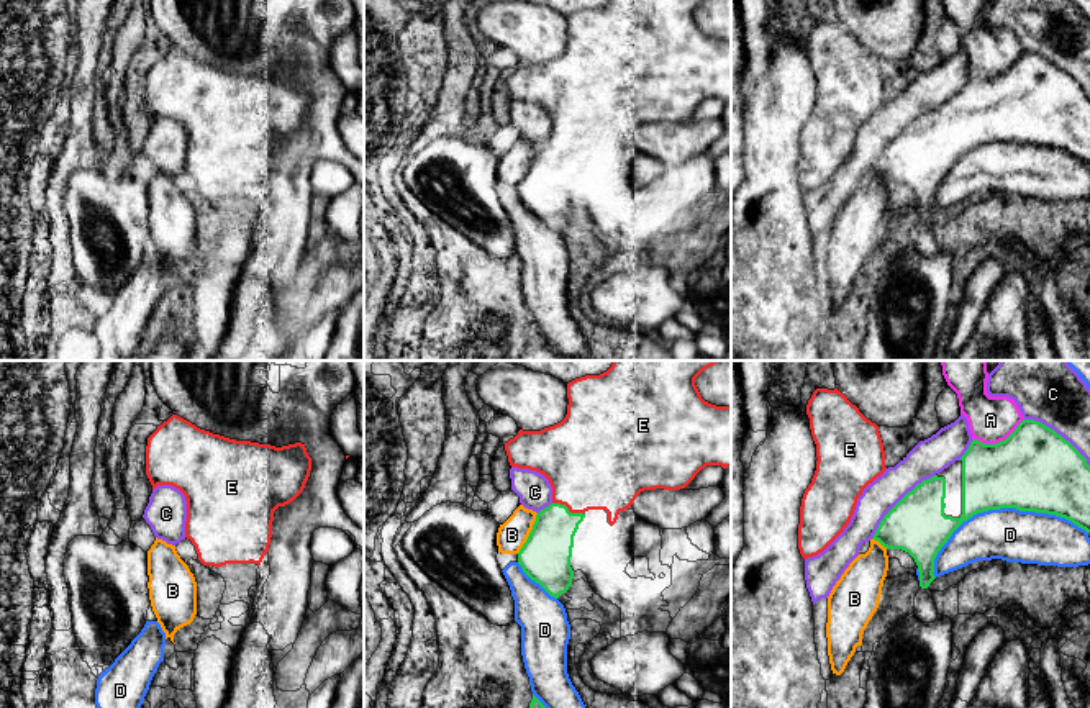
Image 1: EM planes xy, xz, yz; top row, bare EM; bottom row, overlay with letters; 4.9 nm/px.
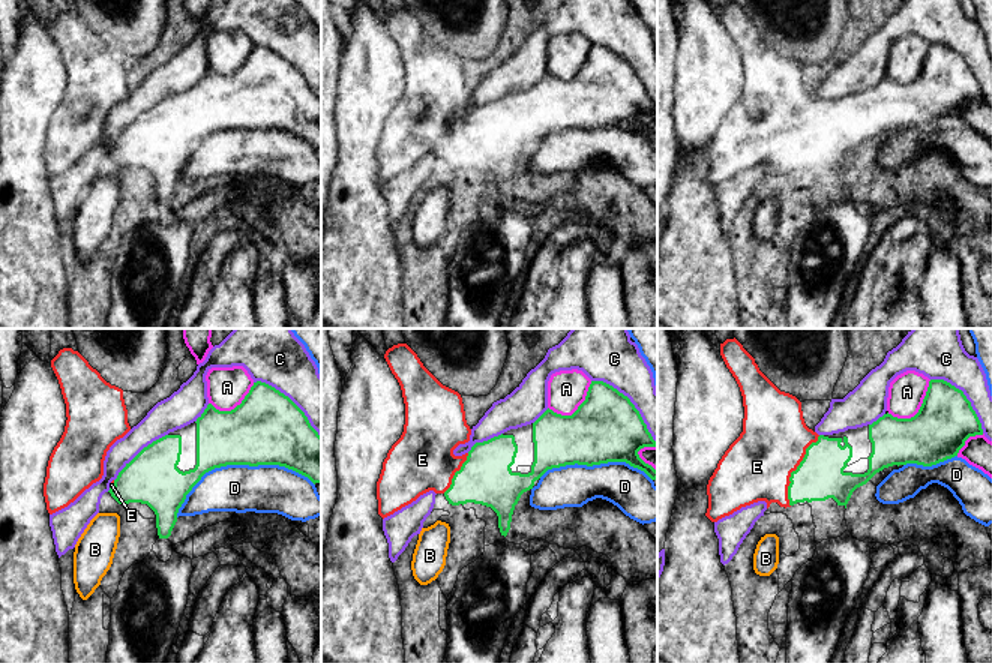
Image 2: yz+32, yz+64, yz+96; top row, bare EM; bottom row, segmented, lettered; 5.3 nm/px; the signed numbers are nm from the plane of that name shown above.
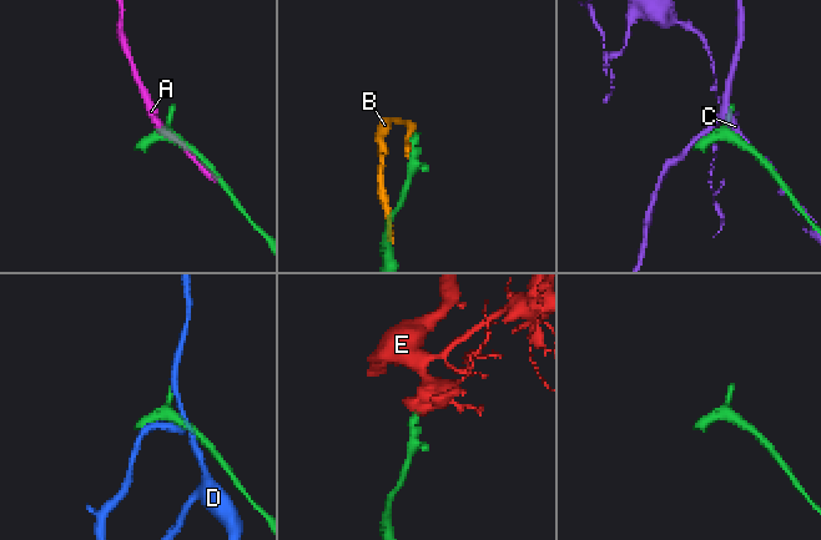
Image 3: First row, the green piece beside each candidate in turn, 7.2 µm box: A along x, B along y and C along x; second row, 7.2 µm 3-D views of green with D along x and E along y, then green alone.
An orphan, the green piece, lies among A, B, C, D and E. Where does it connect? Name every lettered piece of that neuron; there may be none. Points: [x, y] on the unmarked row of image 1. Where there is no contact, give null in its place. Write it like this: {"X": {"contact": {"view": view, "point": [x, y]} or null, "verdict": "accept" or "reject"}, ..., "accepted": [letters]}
{"A": {"contact": {"view": "yz", "point": [1000, 74]}, "verdict": "reject"}, "B": {"contact": {"view": "xz", "point": [530, 166]}, "verdict": "reject"}, "C": {"contact": {"view": "yz", "point": [899, 135]}, "verdict": "reject"}, "D": {"contact": {"view": "yz", "point": [1000, 140]}, "verdict": "reject"}, "E": {"contact": {"view": "xz", "point": [567, 141]}, "verdict": "accept"}, "accepted": ["E"]}

